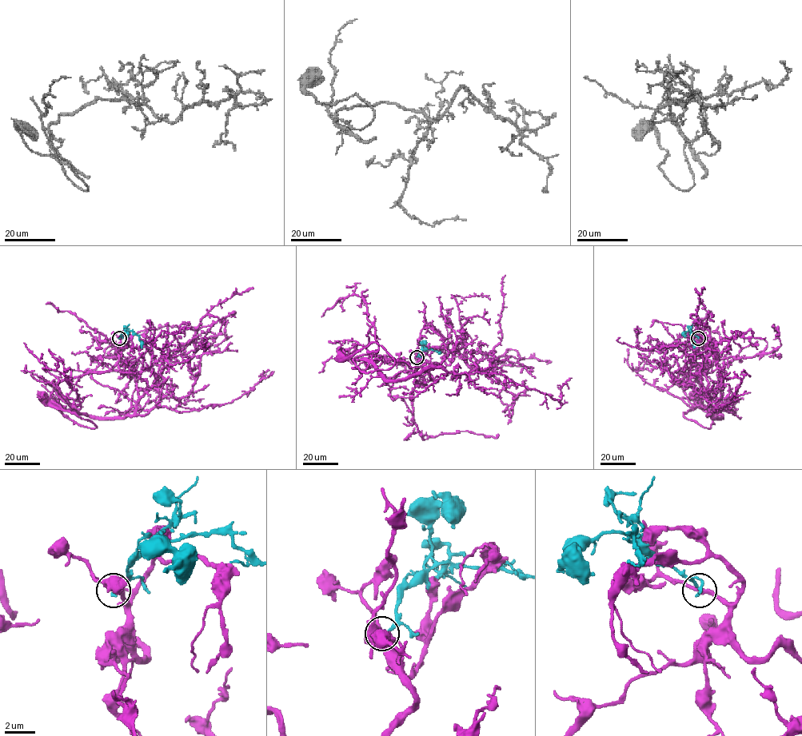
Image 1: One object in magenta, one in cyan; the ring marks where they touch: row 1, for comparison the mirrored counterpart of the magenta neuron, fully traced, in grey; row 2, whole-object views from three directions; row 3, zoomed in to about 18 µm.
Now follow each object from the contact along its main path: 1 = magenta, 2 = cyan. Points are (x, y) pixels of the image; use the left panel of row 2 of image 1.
1: (119, 337), (109, 370), (63, 379), (57, 390), (67, 403), (50, 394), (62, 413), (95, 428), (43, 396)
2: (119, 338), (125, 332), (132, 331), (139, 336), (142, 348)

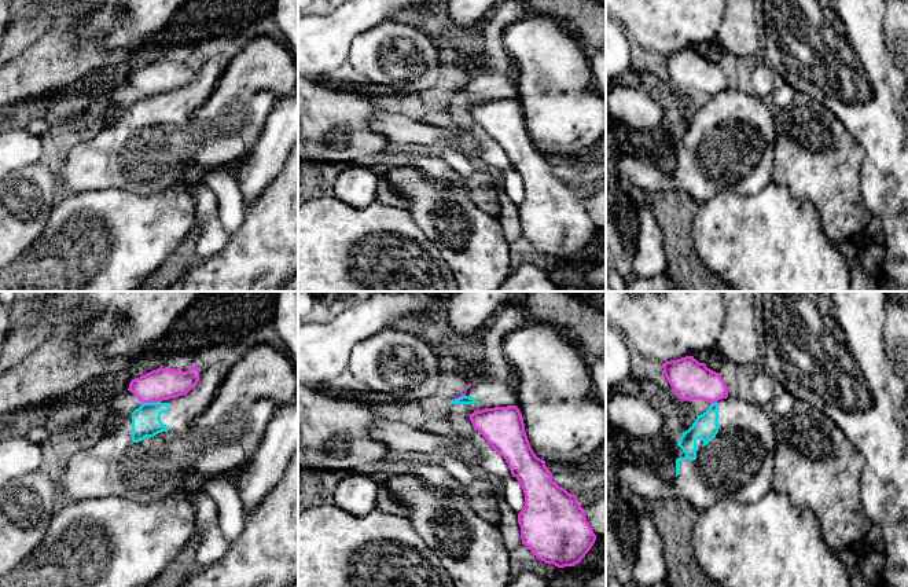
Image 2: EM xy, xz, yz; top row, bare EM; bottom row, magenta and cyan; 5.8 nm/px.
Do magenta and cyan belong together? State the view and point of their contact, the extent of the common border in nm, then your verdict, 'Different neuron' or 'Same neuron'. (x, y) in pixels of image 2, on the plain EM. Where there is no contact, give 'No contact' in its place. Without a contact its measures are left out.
Touches magenta at xy (151, 94). Shared border 110 nm. Different neuron

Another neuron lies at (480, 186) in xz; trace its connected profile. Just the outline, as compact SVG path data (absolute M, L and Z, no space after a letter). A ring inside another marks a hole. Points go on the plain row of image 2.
M437 155L415 157L407 165L430 179L462 186L481 210L490 217L499 219L501 205L492 176L488 172L475 170L471 176L463 177L453 166Z

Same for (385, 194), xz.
M381 169L379 173L379 183L378 183L375 199L389 206L397 206L407 210L409 208L408 201L402 195L397 194L387 183L385 169Z

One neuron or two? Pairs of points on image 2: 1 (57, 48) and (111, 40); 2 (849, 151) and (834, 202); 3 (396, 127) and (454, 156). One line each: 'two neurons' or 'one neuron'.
1: two neurons
2: one neuron
3: two neurons

